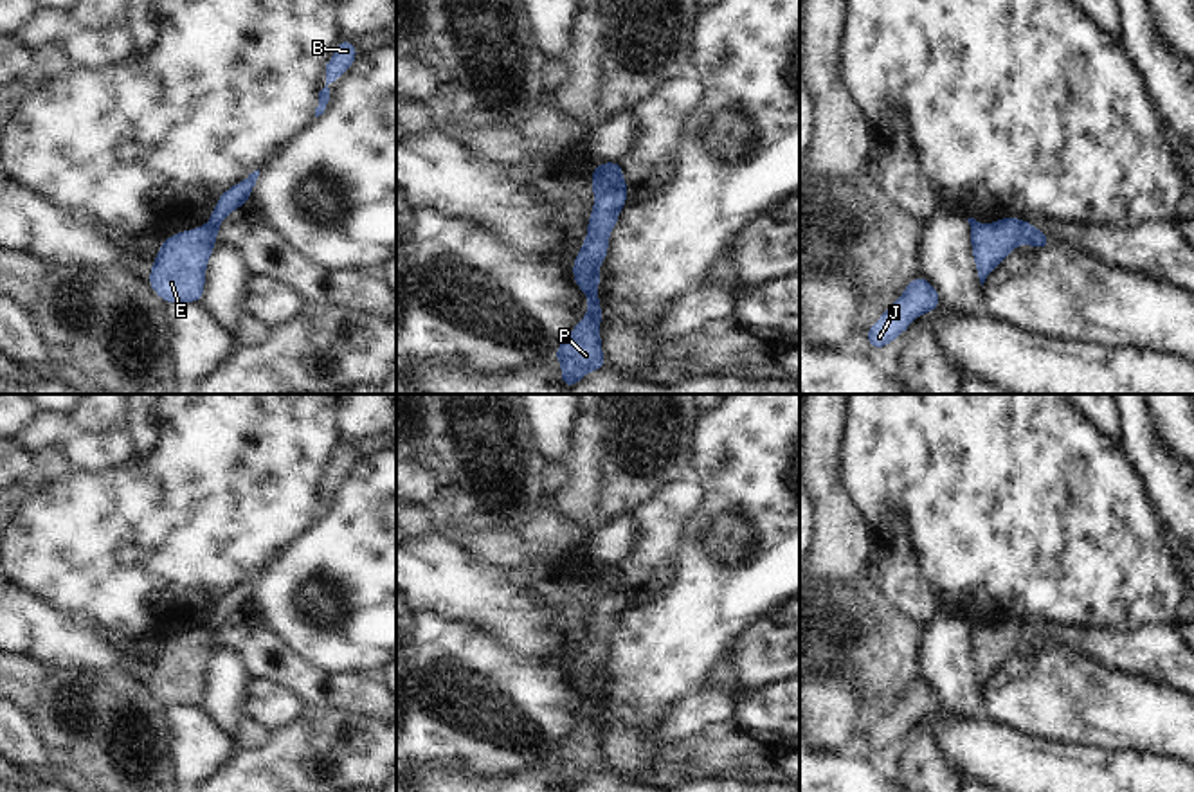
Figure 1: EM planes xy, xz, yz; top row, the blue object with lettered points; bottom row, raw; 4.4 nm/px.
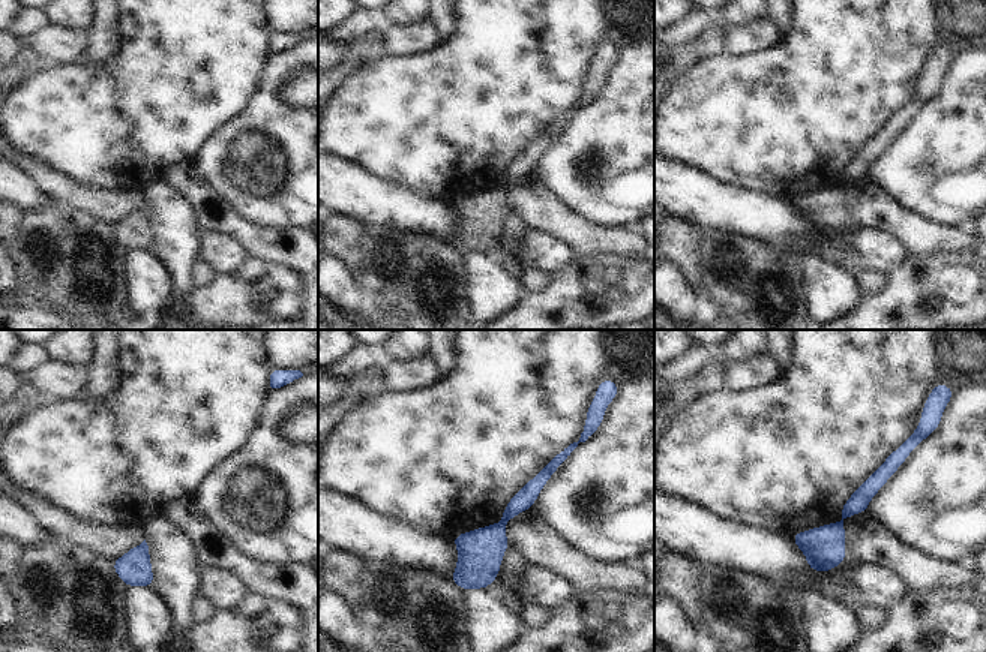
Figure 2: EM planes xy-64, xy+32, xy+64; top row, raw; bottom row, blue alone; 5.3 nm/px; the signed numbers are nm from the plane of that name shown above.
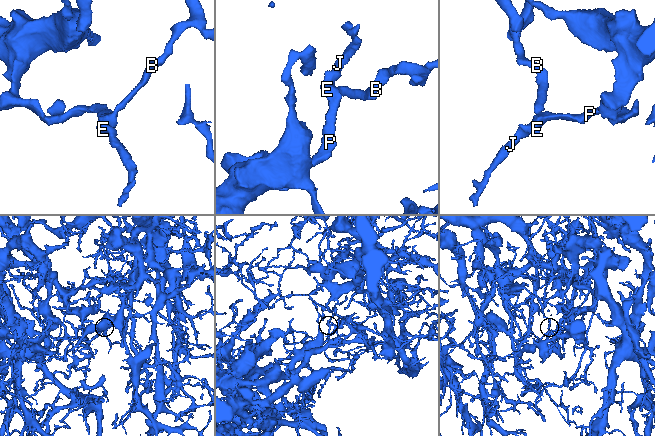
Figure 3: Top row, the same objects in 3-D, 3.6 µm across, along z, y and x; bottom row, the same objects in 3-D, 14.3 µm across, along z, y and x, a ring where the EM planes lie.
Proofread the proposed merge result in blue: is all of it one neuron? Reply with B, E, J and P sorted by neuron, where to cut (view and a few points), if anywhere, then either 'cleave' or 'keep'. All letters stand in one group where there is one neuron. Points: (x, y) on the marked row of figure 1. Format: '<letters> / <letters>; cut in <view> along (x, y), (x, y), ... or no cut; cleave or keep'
B / E J P; cut in xy along (208, 222), (218, 229); cleave

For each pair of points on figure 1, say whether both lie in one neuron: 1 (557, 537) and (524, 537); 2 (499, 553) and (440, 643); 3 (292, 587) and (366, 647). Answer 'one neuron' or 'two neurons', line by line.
1: one neuron
2: two neurons
3: one neuron

